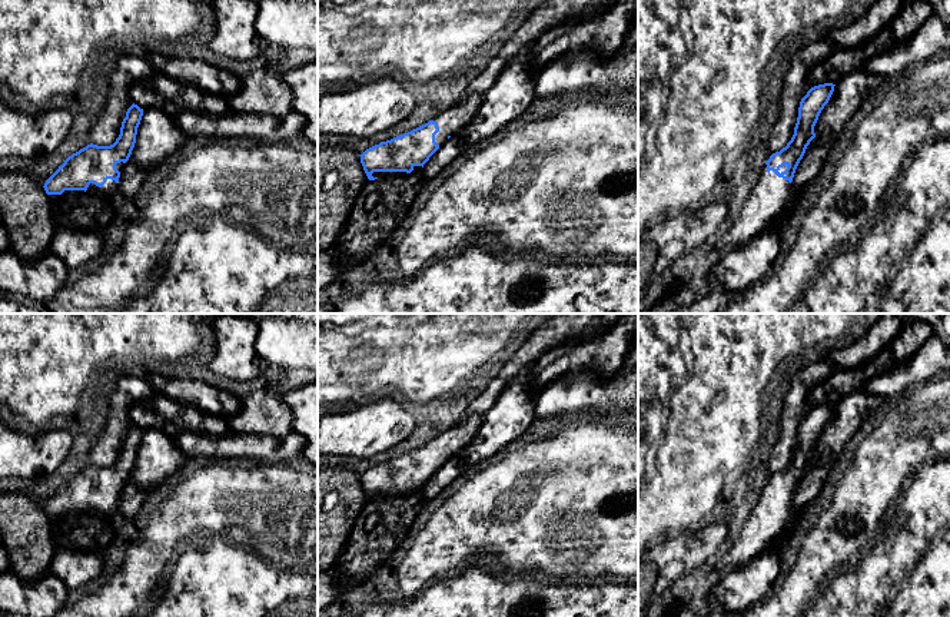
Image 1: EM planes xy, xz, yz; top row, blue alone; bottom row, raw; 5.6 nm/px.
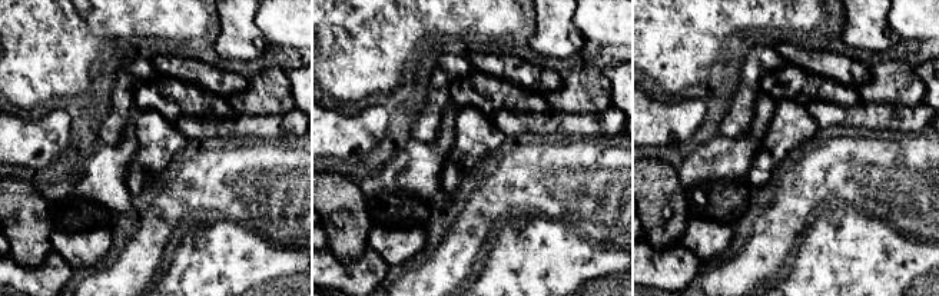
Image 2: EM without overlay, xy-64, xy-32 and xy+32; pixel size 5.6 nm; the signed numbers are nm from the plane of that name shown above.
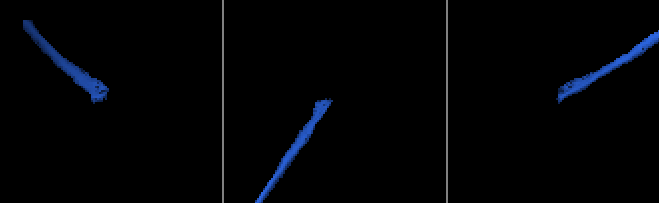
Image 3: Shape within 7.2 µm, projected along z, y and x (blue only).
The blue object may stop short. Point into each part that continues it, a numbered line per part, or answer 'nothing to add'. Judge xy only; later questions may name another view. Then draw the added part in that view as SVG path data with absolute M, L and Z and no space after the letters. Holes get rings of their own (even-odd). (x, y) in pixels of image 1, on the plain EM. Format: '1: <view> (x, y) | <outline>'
1: xy (109, 510) | M107 500L102 508L90 504L87 512L100 512L104 518L109 520L114 520L117 515L120 515L117 504L112 500Z

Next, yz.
1: yz (767, 520) | M764 485L738 538L720 564L734 570L757 558L783 534L791 514L791 504L778 498L773 491L768 492Z

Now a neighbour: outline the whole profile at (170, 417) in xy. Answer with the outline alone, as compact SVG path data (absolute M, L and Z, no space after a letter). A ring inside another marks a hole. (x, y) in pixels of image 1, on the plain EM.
M157 392L149 399L140 399L133 405L130 409L130 418L140 429L159 429L173 439L185 431L209 437L233 434L226 417L215 417L199 408L169 399Z

